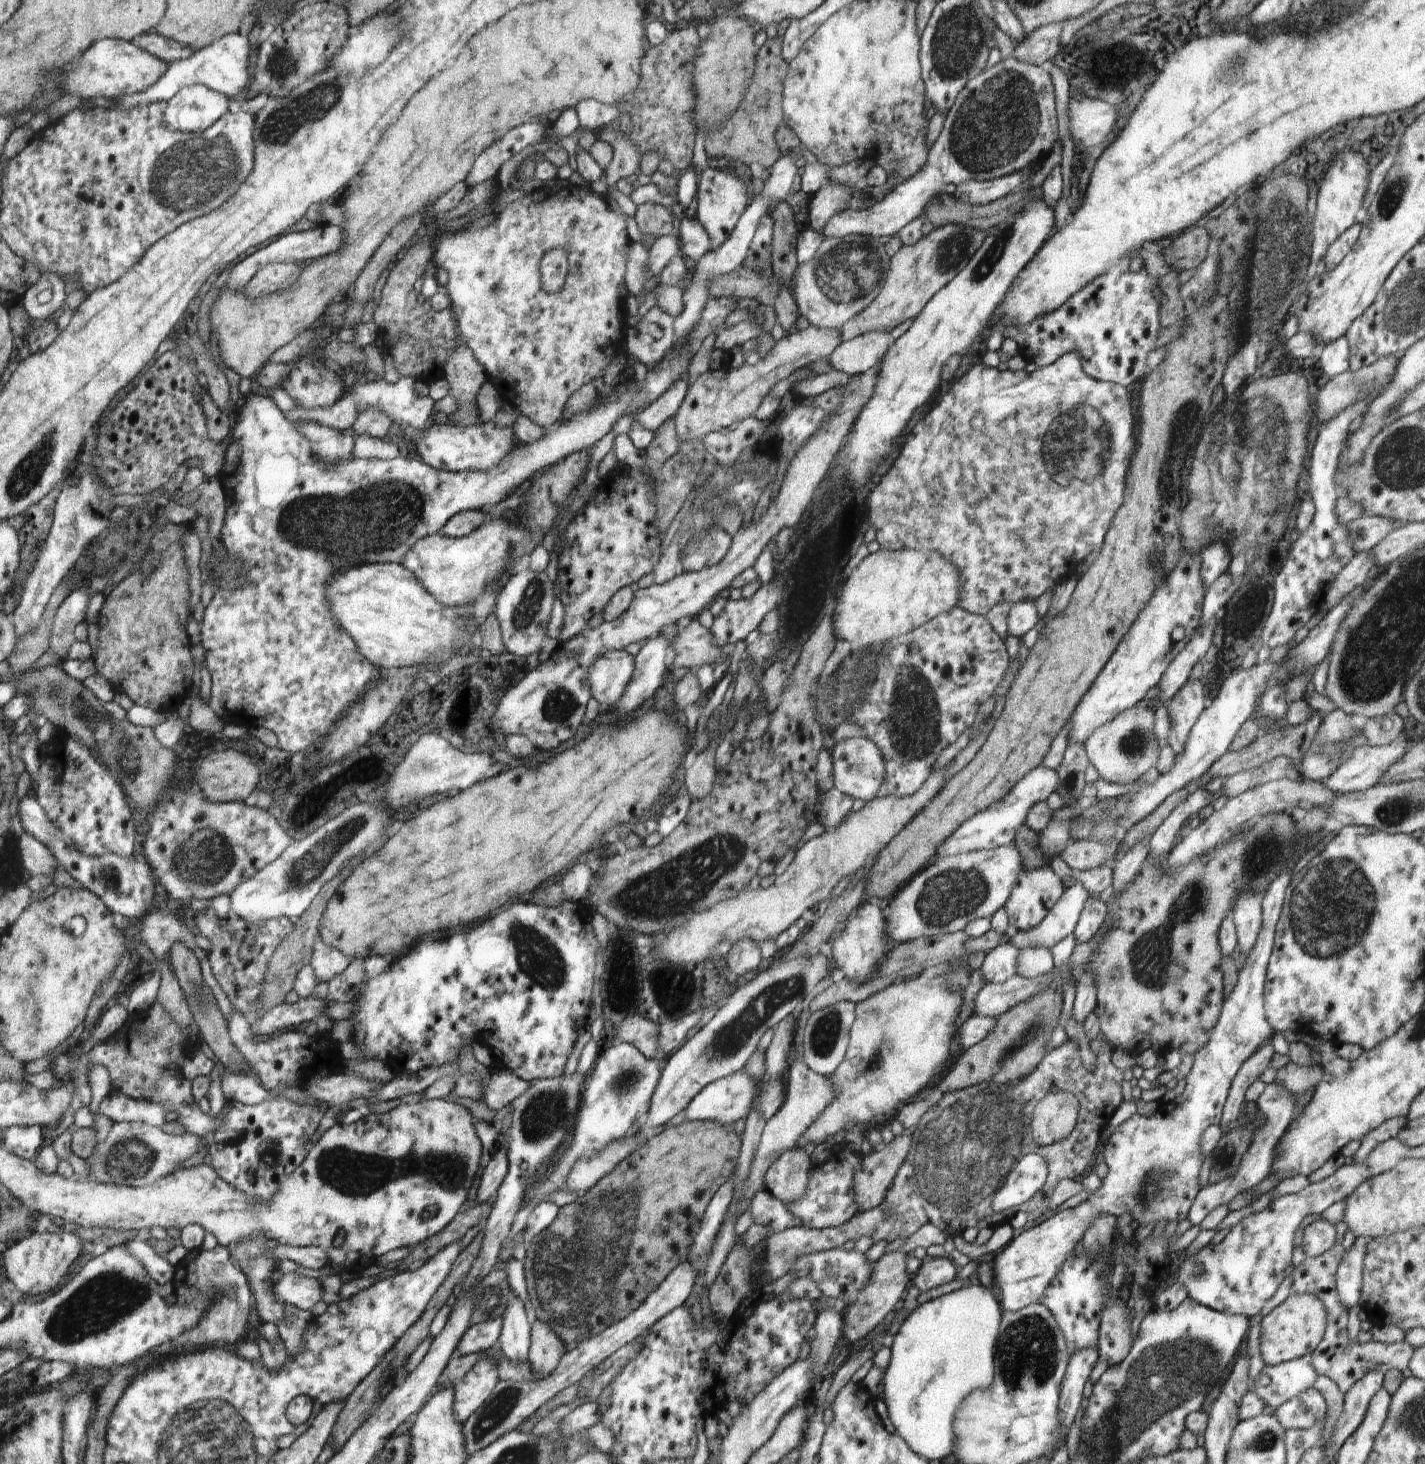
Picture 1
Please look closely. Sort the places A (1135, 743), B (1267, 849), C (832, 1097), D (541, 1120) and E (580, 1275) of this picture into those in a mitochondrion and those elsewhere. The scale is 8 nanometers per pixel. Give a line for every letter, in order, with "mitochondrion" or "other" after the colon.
A: mitochondrion
B: mitochondrion
C: other
D: mitochondrion
E: mitochondrion

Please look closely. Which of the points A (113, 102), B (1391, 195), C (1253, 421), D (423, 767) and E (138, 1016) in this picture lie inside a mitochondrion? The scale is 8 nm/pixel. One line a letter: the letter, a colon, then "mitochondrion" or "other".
A: other
B: mitochondrion
C: mitochondrion
D: mitochondrion
E: other

